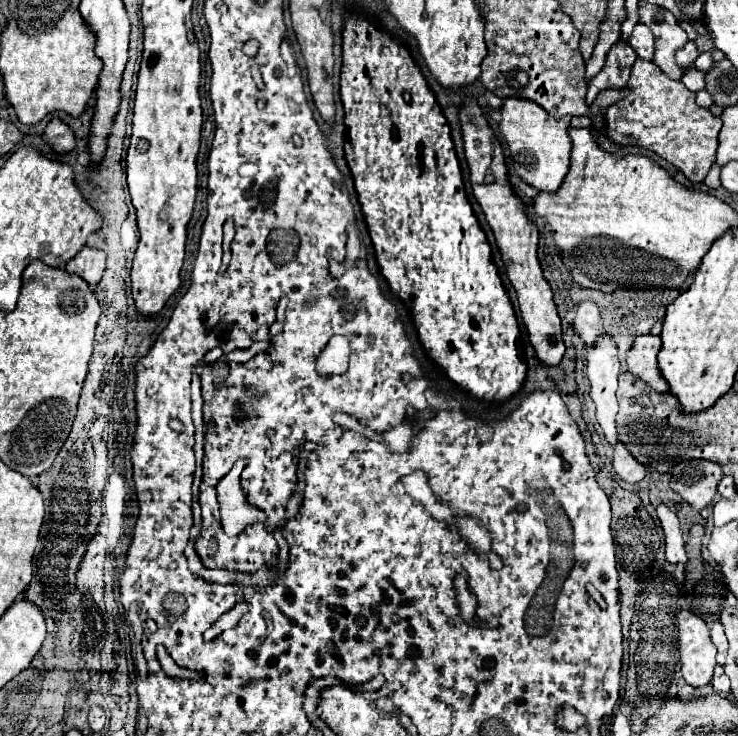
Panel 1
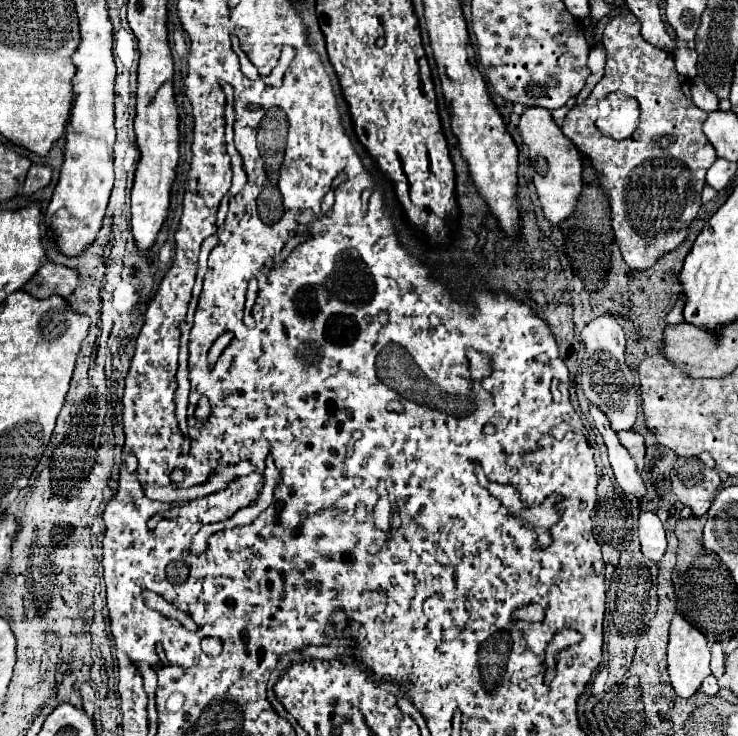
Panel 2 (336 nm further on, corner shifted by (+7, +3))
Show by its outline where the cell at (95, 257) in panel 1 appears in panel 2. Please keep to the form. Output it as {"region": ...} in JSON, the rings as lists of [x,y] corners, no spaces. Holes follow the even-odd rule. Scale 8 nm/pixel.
{"region":[[[46,262],[38,268],[36,276],[24,284],[24,292],[36,296],[36,298],[50,298],[52,294],[58,294],[62,298],[68,298],[78,284],[78,274],[72,268]]]}

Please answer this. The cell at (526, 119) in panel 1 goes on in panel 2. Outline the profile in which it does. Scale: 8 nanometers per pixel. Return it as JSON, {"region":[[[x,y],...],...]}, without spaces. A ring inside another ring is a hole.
{"region":[[[526,108],[526,112],[520,116],[518,128],[522,134],[522,142],[528,148],[528,160],[534,170],[532,182],[538,190],[544,216],[552,224],[560,224],[574,214],[578,196],[582,192],[582,156],[578,154],[572,140],[562,134],[550,112],[544,108]]]}

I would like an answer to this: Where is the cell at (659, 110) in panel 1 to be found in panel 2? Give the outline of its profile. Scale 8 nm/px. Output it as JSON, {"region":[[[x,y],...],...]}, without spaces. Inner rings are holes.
{"region":[[[634,14],[612,16],[604,30],[602,42],[608,52],[606,74],[594,86],[592,94],[566,114],[562,132],[592,162],[598,176],[598,184],[604,188],[610,202],[612,230],[614,230],[614,238],[620,248],[620,254],[632,270],[642,272],[642,270],[650,270],[662,256],[676,250],[684,242],[688,234],[688,226],[700,210],[700,194],[706,184],[704,176],[706,176],[706,170],[714,164],[716,152],[712,144],[708,144],[708,138],[702,132],[702,124],[708,114],[692,102],[690,80],[676,72],[674,58],[670,52],[652,46],[640,36],[640,20]],[[610,92],[622,92],[626,96],[632,96],[640,106],[640,124],[636,132],[630,138],[620,142],[602,136],[594,124],[596,110],[598,110],[596,104],[600,98],[606,98]]]}

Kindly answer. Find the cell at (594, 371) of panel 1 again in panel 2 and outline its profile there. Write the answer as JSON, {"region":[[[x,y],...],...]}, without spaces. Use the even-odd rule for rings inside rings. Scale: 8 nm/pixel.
{"region":[[[590,406],[590,416],[594,420],[594,426],[598,428],[598,432],[604,438],[604,444],[608,448],[608,458],[610,458],[610,464],[612,464],[612,470],[614,470],[614,476],[616,476],[618,486],[626,494],[632,494],[636,498],[644,498],[646,496],[646,484],[644,484],[642,476],[638,474],[632,456],[618,442],[616,432],[612,432],[612,428],[608,424],[608,418],[596,406]]]}

